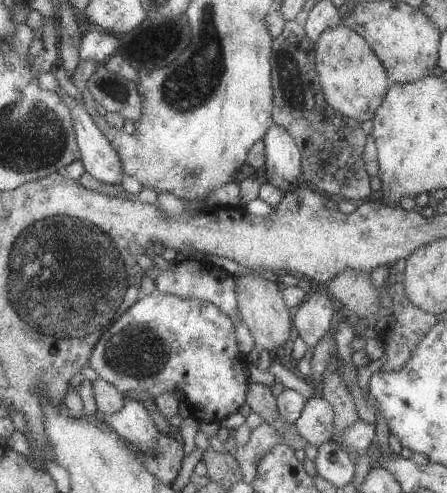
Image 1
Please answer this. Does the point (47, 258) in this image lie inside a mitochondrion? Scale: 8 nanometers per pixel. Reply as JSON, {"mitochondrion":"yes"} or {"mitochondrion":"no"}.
{"mitochondrion":"yes"}

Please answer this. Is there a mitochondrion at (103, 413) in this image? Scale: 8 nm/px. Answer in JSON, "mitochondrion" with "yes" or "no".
{"mitochondrion":"no"}

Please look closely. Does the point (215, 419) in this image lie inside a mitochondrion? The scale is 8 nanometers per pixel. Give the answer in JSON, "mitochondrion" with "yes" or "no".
{"mitochondrion":"no"}

